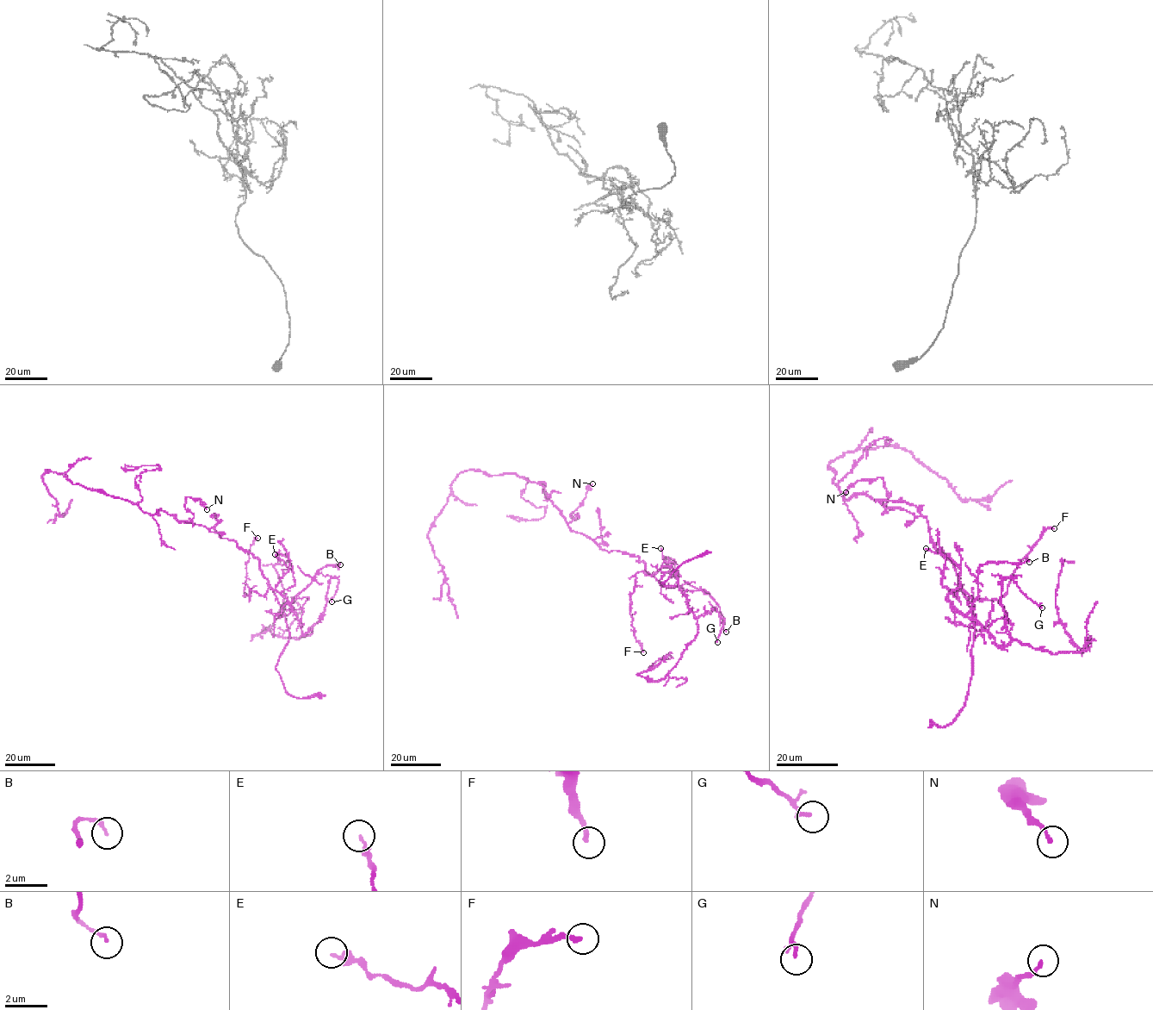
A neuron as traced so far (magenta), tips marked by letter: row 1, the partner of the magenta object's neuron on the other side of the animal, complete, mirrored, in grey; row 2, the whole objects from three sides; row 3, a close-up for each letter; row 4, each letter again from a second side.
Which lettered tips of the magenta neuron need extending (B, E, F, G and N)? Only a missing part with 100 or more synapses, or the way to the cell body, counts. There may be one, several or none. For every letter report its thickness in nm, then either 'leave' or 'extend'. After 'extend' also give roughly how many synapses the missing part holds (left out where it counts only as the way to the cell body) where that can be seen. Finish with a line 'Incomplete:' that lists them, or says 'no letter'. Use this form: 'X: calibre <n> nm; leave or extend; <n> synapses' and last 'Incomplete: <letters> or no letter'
B: calibre 140 nm; leave
E: calibre 140 nm; leave
F: calibre 240 nm; leave
G: calibre 180 nm; leave
N: calibre 160 nm; leave
Incomplete: no letter

